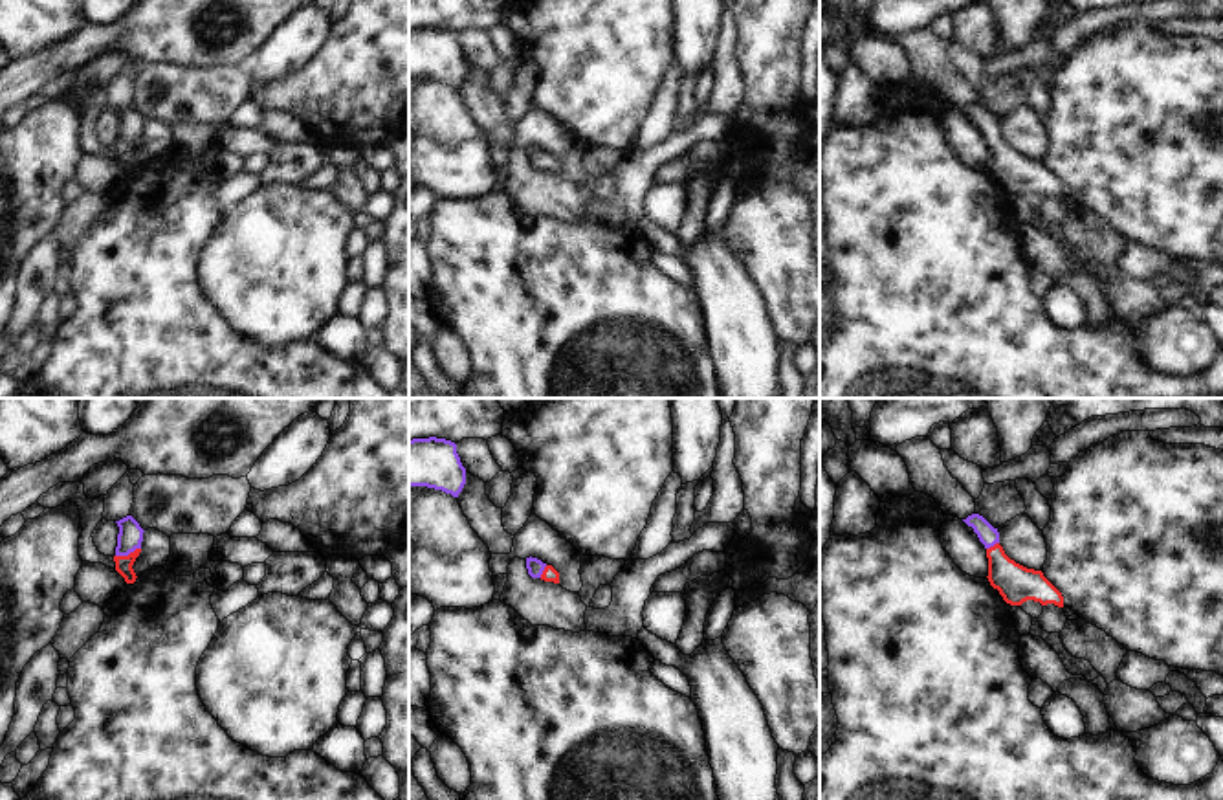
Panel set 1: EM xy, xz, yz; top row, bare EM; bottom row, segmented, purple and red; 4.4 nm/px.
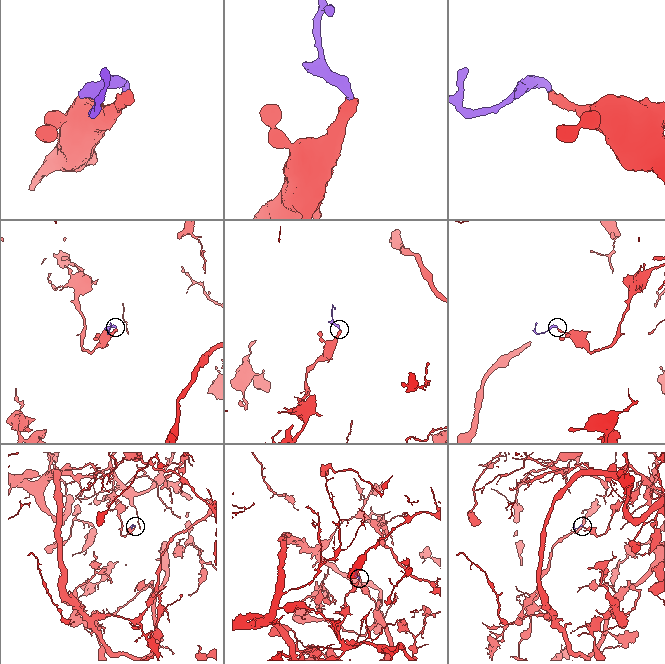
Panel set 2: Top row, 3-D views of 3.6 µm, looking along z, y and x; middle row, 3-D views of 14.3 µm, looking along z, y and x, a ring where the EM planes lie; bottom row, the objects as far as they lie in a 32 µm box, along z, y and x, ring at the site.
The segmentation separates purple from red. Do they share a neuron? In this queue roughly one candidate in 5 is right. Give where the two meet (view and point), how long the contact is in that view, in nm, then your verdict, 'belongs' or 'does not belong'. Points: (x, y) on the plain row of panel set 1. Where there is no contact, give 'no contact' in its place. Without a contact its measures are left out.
xy (127, 144) | 120 nm | belongs

